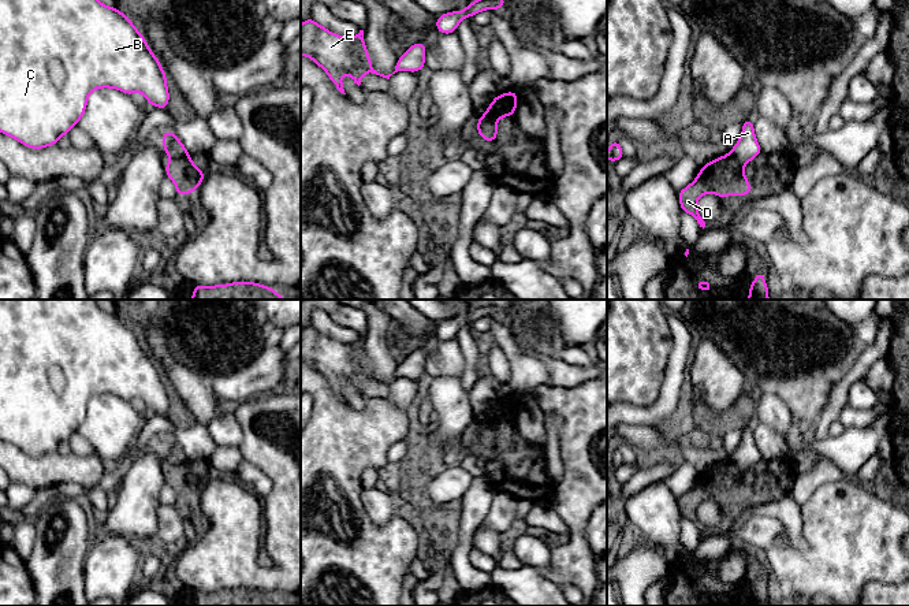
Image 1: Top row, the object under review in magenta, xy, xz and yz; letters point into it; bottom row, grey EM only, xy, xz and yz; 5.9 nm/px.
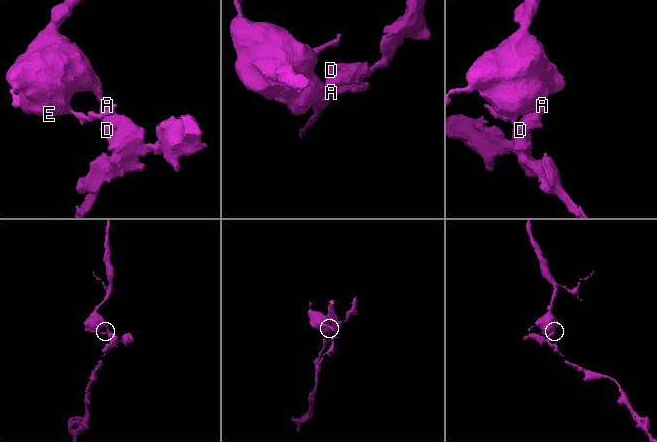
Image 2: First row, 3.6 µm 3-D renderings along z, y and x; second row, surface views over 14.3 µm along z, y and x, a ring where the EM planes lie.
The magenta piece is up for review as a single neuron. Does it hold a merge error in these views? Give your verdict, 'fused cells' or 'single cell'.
fused cells

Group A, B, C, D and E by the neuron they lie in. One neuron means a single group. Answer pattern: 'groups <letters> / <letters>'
groups A B C E / D

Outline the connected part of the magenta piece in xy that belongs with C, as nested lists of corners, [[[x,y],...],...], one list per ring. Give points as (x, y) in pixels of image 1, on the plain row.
[[[0,300],[0,439],[30,456],[56,451],[60,442],[68,442],[70,436],[79,430],[87,412],[87,402],[101,394],[118,395],[130,402],[141,398],[148,412],[168,414],[169,398],[163,372],[127,321],[100,309],[96,300]]]

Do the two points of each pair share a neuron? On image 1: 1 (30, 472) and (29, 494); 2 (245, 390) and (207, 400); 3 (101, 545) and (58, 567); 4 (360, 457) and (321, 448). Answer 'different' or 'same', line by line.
1: different
2: different
3: different
4: same

